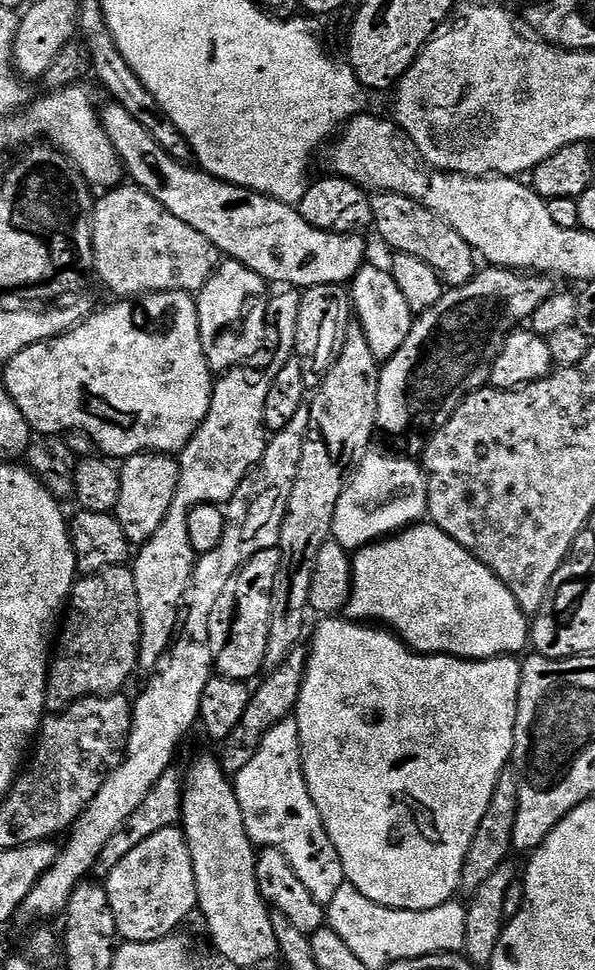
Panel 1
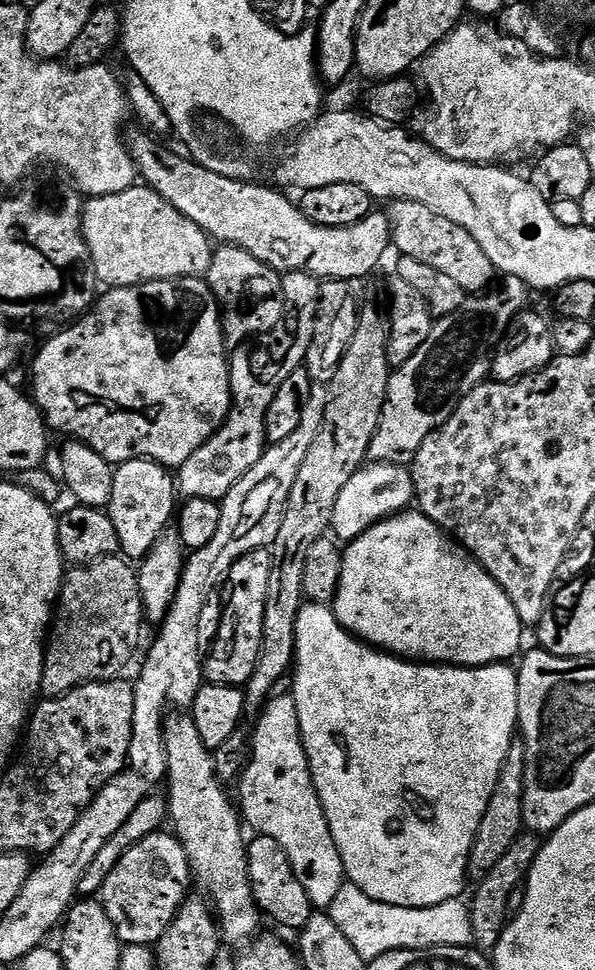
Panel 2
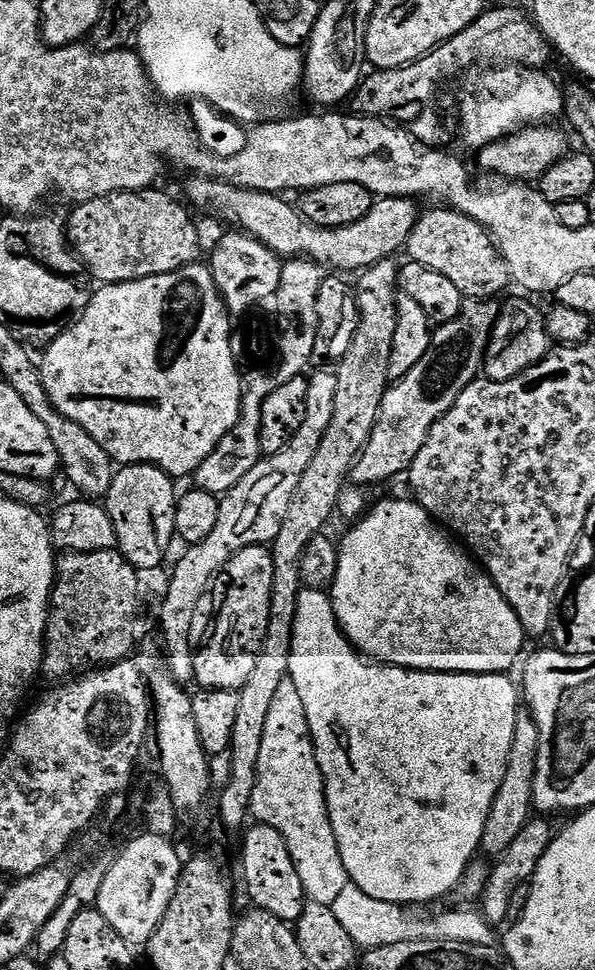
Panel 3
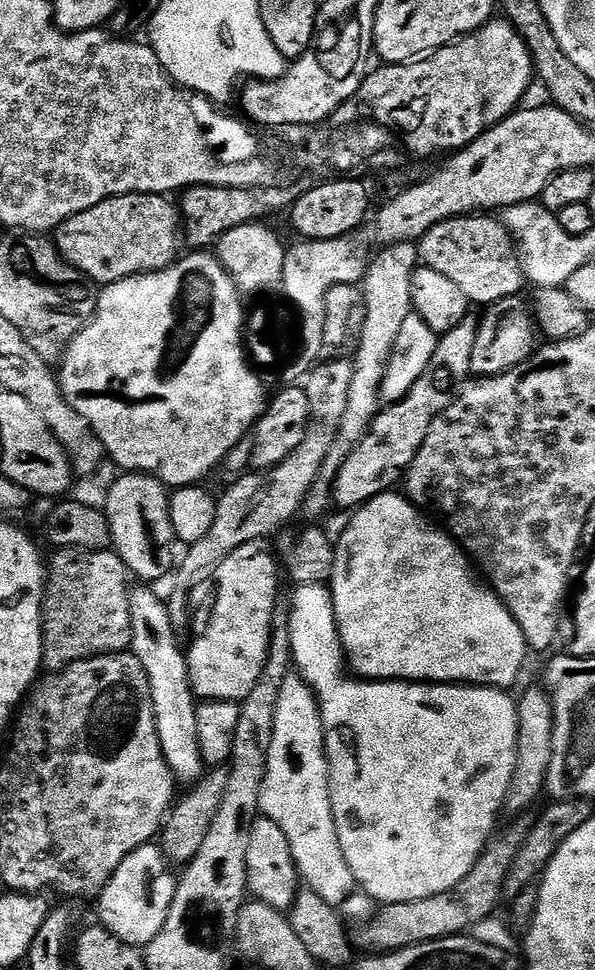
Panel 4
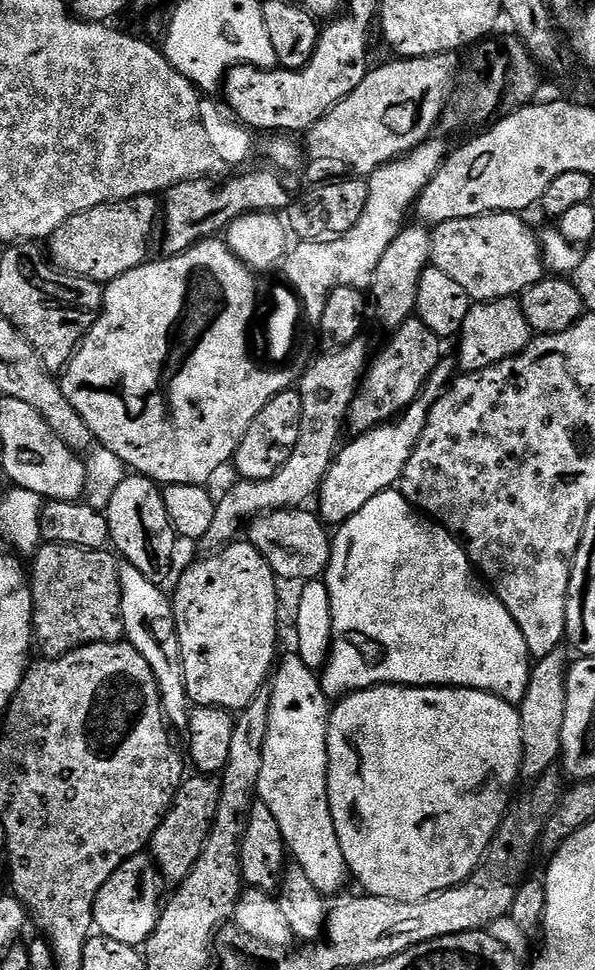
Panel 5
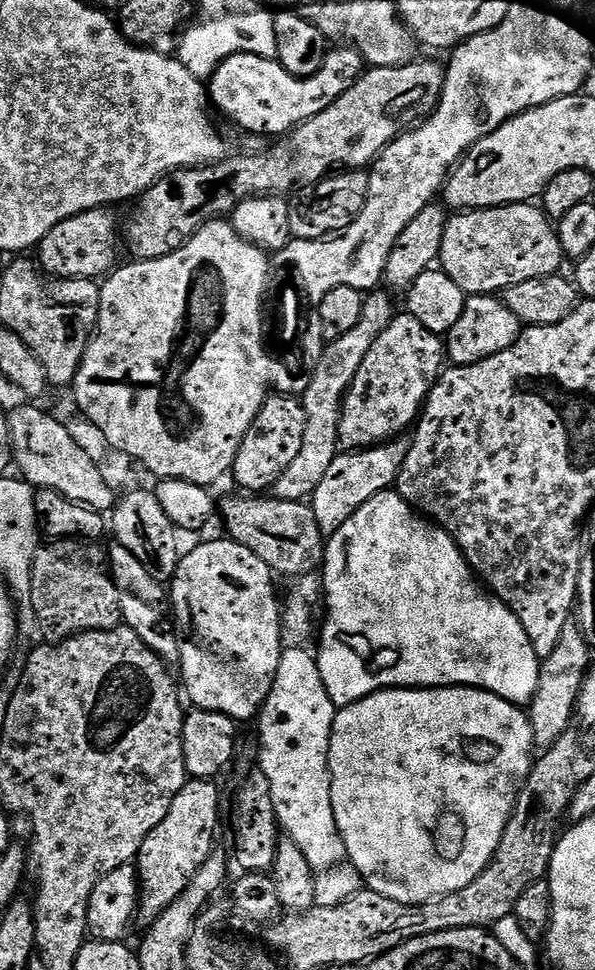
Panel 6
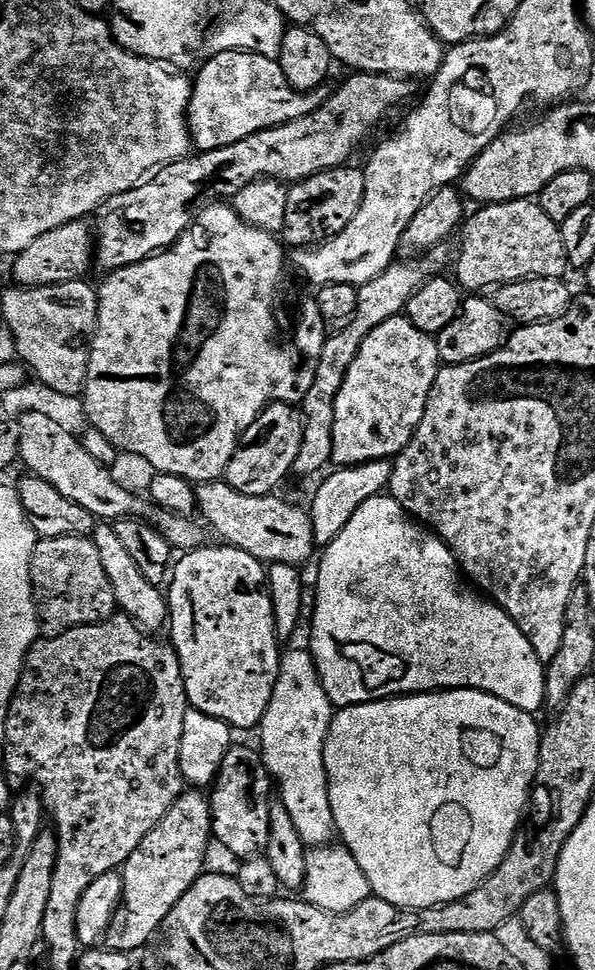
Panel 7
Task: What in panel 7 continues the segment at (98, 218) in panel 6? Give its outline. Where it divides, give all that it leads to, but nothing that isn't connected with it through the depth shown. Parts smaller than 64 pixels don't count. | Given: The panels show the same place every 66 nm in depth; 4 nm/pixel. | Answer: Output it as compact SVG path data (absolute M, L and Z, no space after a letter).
M87 219L75 220L42 238L34 238L26 250L15 253L12 276L22 288L41 288L51 284L65 284L71 280L84 280L88 270L94 266L94 228Z

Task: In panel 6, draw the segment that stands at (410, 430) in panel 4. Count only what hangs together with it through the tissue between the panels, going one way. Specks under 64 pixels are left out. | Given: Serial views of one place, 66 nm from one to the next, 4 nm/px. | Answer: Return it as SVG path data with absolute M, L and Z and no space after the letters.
M404 438L389 440L374 448L361 448L359 452L341 451L330 462L330 470L318 482L318 490L310 498L314 518L318 518L318 530L329 538L349 522L362 506L379 492L387 492L395 485L402 470L402 462L408 453L409 441Z

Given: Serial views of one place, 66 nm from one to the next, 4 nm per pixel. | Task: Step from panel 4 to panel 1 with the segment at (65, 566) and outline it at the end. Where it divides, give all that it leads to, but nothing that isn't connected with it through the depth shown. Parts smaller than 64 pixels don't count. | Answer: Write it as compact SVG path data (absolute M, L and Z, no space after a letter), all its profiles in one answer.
M131 567L104 568L92 576L81 575L72 588L68 598L66 611L62 616L62 627L58 632L58 643L54 648L54 655L48 665L48 699L46 708L49 713L59 714L72 705L76 700L85 700L87 696L114 696L125 691L124 683L132 676L132 671L137 671L140 659L140 607L138 606L138 586L134 582Z

